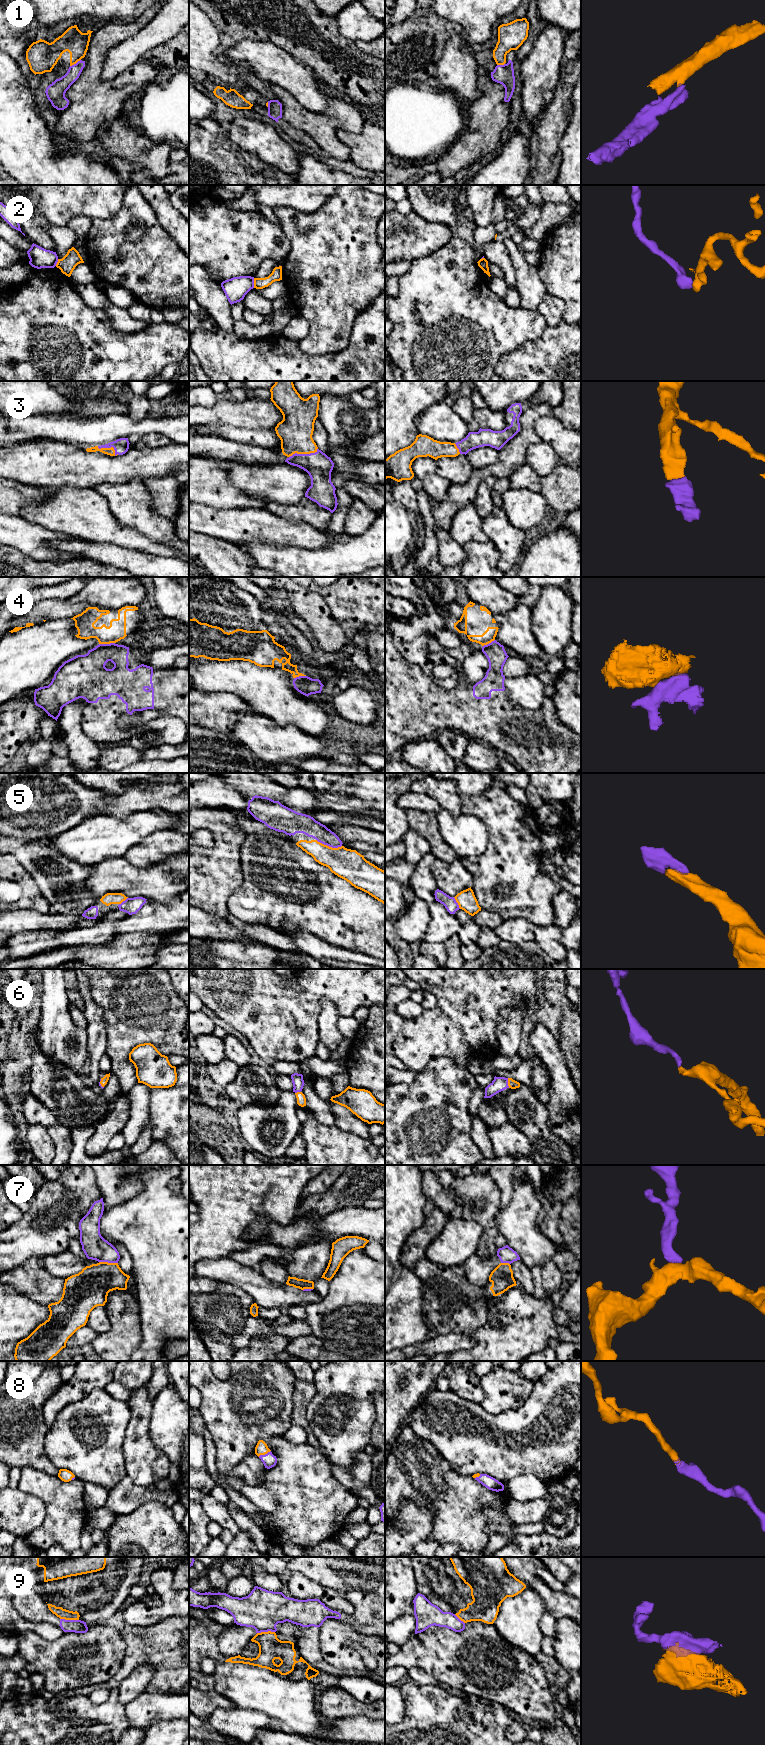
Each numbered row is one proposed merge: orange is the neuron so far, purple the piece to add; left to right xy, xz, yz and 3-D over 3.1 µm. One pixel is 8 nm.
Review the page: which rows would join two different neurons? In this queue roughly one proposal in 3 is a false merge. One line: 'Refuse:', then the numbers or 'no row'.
Refuse: 1, 2, 4, 7, 9

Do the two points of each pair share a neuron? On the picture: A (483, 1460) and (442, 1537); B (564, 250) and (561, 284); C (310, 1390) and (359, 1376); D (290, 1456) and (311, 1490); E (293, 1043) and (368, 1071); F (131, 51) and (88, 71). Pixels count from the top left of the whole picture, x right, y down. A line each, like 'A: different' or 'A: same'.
A: different
B: same
C: different
D: same
E: different
F: different

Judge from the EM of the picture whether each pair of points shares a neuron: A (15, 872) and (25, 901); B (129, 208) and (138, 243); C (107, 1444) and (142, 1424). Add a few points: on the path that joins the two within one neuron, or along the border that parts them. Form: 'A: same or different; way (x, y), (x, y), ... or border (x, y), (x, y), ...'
A: same; way (22, 879), (27, 884), (27, 894)
B: same; way (135, 217), (135, 234)
C: different; border (131, 1411), (122, 1446), (125, 1458)

